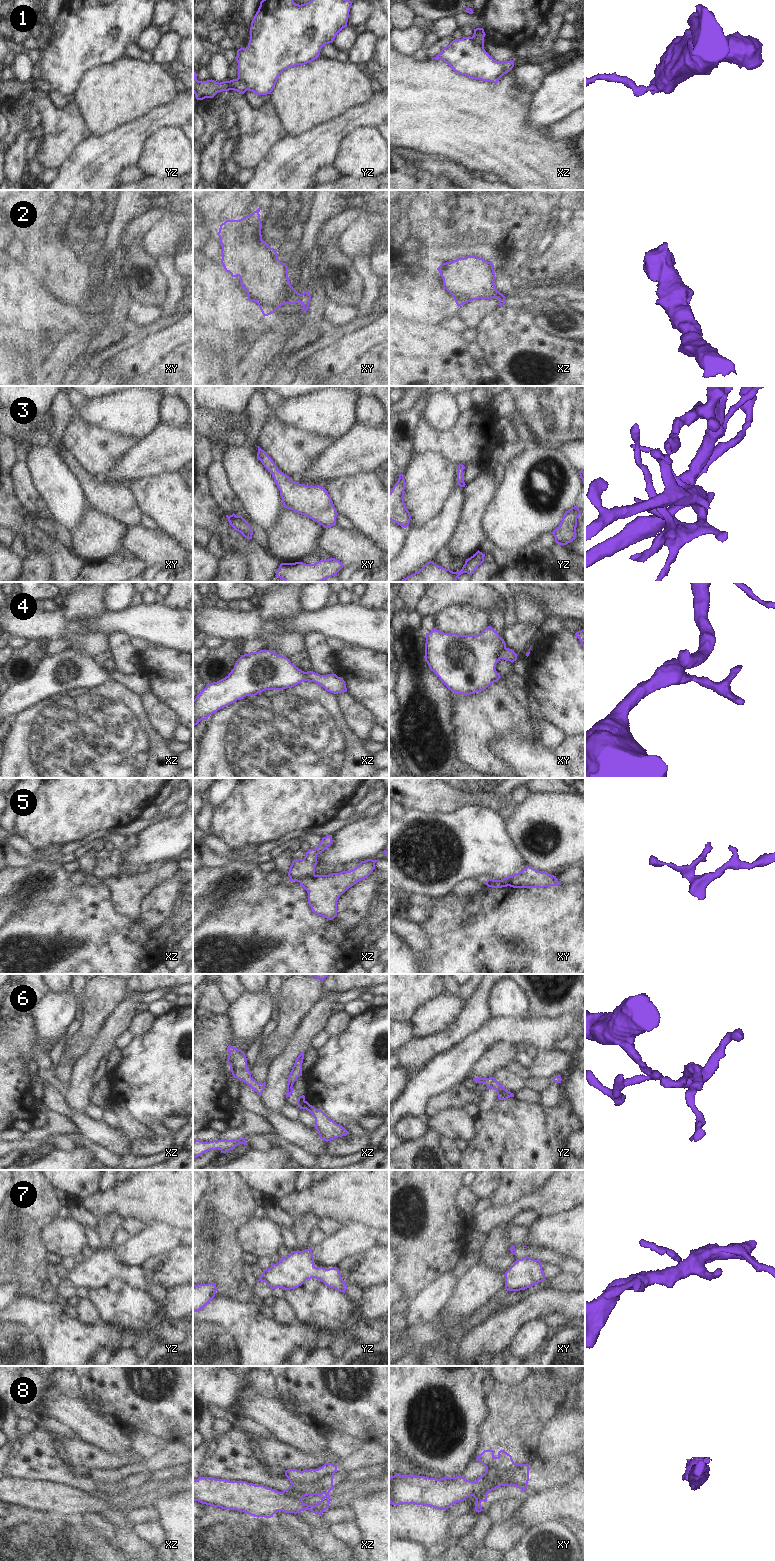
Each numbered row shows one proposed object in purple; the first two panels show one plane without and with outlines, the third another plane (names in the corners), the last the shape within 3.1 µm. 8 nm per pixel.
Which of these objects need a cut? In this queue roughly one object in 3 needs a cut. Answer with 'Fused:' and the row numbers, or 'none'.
Fused: 1, 4, 5, 7

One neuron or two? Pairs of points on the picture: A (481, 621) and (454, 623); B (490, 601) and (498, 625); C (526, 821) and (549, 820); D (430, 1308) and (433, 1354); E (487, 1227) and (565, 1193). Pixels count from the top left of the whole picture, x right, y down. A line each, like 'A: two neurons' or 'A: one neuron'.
A: one neuron
B: two neurons
C: one neuron
D: two neurons
E: one neuron

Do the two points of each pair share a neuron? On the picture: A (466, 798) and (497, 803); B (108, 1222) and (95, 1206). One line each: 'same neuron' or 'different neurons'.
A: same neuron
B: different neurons

